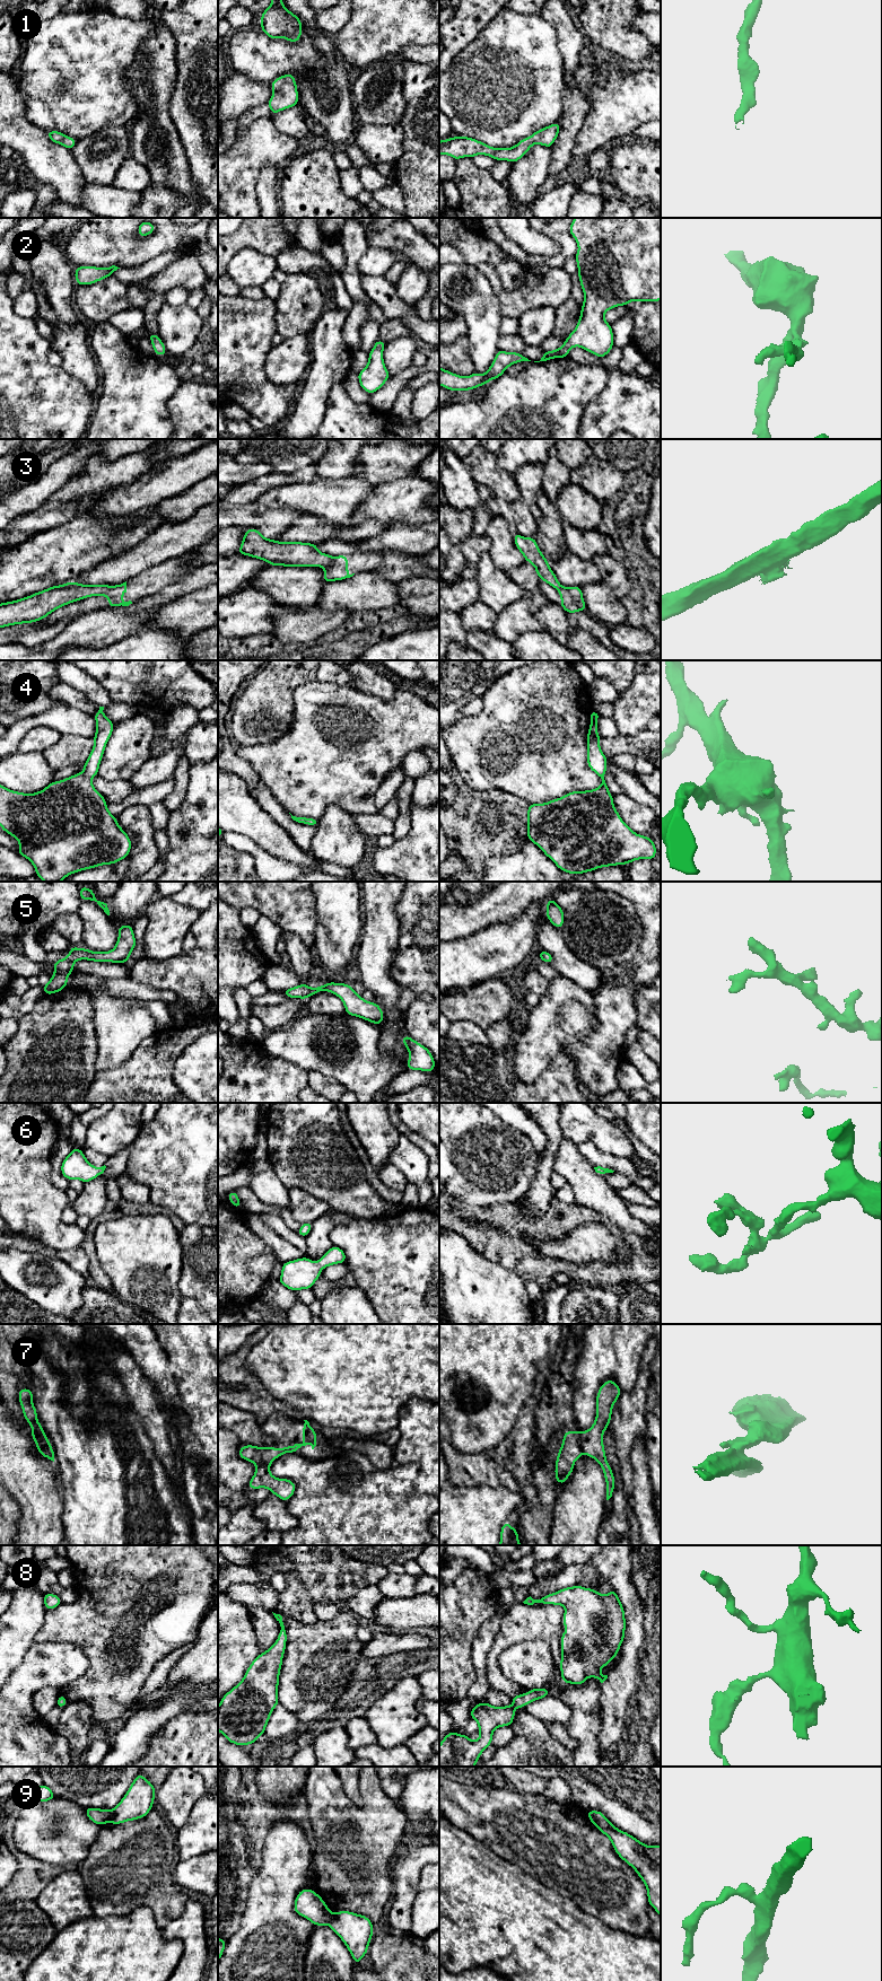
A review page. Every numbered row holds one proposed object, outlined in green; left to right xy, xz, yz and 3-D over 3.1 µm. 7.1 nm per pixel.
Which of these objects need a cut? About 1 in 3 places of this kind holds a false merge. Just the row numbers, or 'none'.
3, 7

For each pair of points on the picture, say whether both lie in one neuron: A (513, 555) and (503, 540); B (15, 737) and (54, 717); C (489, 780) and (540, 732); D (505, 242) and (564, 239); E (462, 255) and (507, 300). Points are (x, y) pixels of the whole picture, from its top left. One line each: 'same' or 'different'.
A: same
B: same
C: same
D: same
E: different

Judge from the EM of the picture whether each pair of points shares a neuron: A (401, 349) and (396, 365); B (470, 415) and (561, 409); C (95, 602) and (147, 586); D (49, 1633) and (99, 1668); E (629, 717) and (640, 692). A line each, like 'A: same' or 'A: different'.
A: same
B: same
C: same
D: same
E: same

